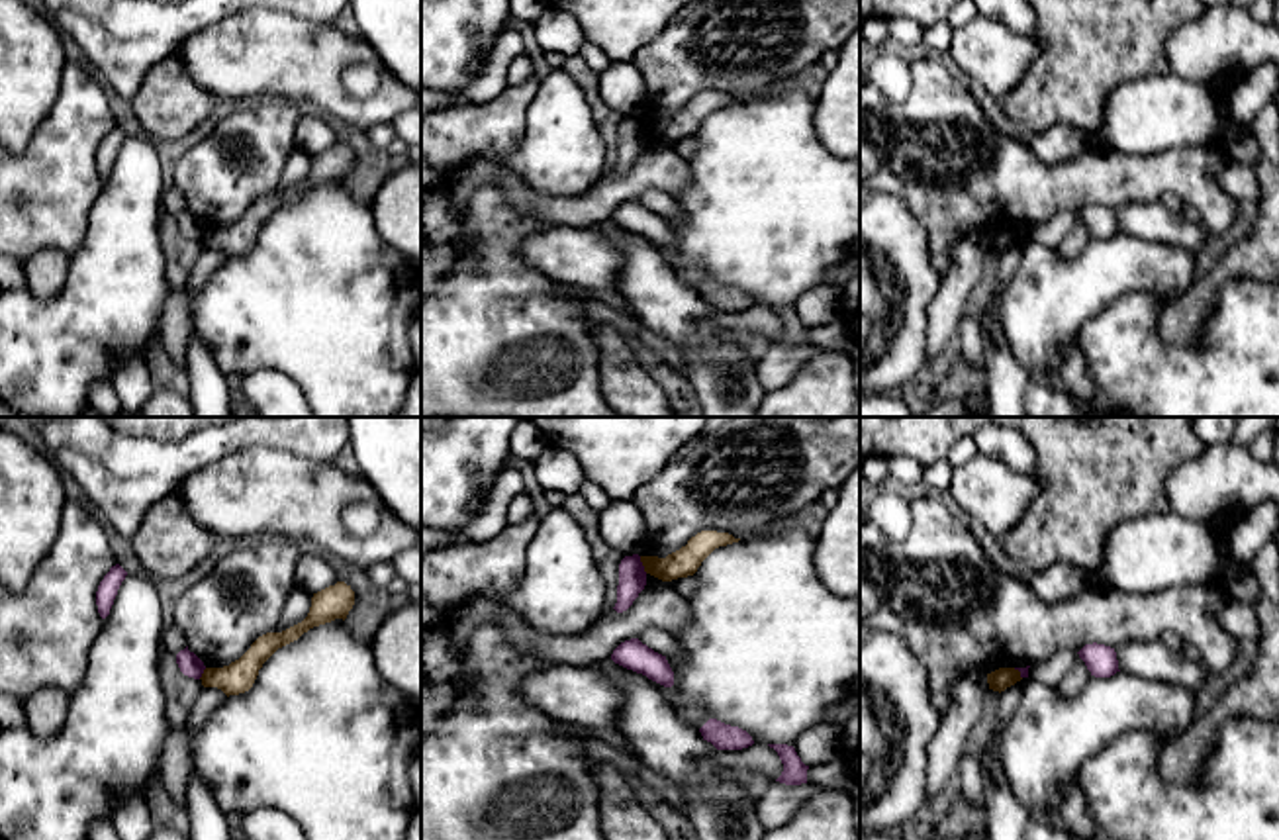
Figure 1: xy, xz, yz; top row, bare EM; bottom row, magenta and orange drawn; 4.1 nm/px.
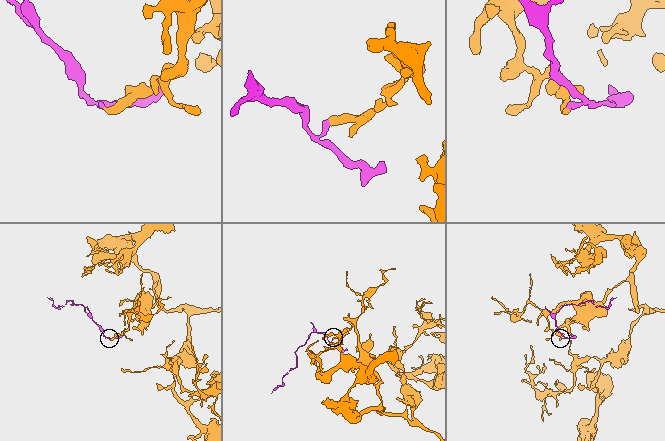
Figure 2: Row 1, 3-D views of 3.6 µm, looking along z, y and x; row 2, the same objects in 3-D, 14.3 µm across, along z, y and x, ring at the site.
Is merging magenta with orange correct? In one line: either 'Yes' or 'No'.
No

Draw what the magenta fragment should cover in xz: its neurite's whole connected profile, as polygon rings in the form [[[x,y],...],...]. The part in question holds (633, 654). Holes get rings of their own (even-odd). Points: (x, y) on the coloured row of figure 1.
[[[631,638],[621,642],[611,660],[627,670],[646,676],[648,679],[672,687],[674,685],[674,672],[666,660],[666,656],[654,652],[639,638]]]

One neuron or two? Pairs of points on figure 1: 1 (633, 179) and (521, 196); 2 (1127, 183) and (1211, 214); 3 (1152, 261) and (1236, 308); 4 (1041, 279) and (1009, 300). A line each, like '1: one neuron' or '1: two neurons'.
1: one neuron
2: one neuron
3: two neurons
4: one neuron

